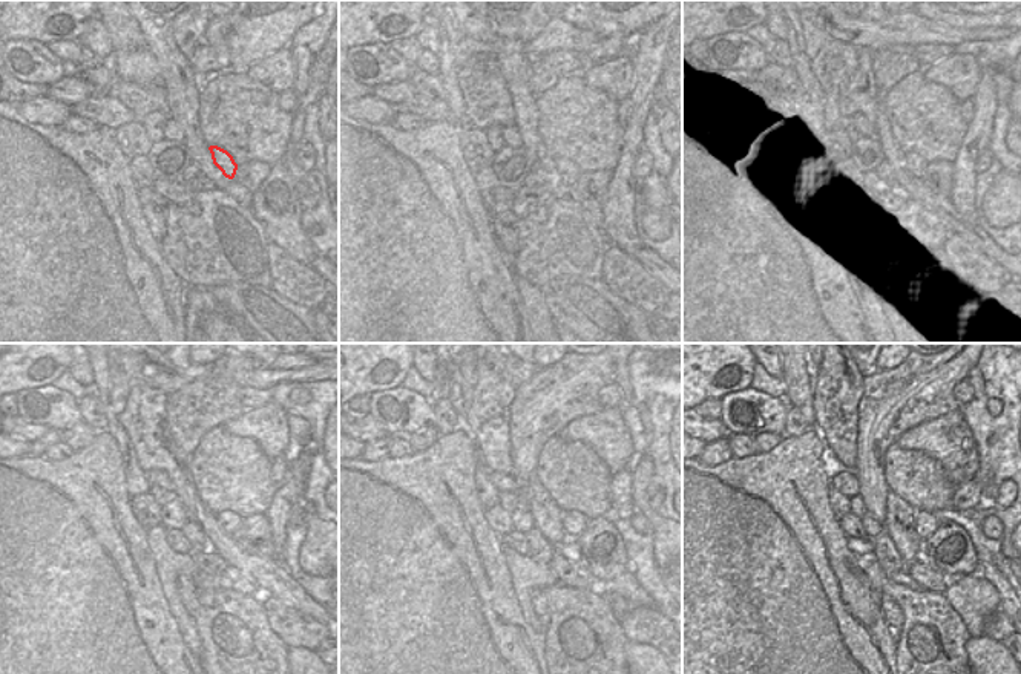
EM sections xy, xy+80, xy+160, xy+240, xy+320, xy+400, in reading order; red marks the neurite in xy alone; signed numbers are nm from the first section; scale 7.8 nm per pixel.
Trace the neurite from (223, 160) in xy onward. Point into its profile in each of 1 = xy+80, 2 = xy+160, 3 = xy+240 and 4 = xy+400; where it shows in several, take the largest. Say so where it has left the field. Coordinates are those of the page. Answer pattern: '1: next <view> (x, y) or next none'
1: next xy+80 (569, 172)
2: next xy+160 (912, 164)
3: next xy+240 (229, 521)
4: next xy+400 (926, 523)

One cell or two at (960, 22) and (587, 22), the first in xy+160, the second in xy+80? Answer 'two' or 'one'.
one

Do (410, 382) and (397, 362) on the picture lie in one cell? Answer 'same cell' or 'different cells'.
different cells

